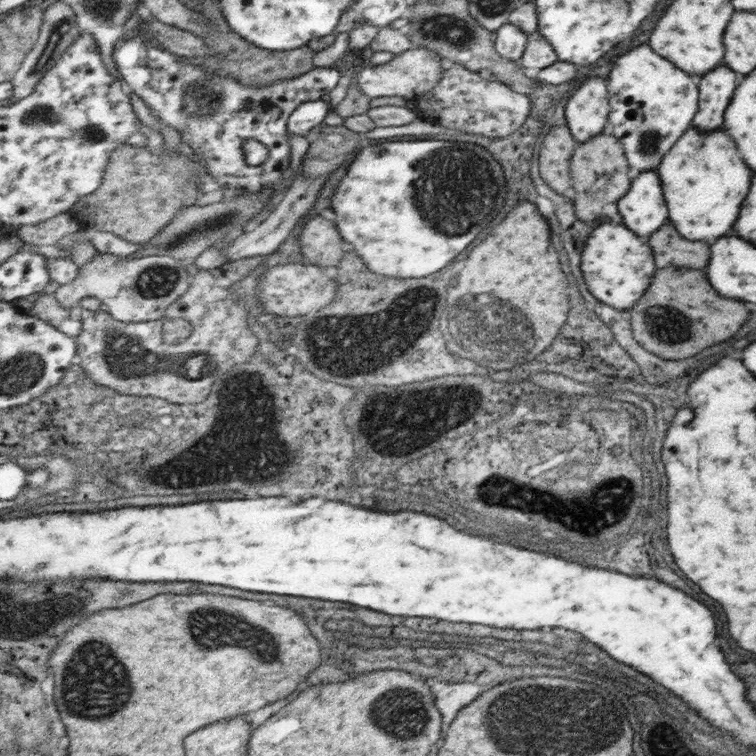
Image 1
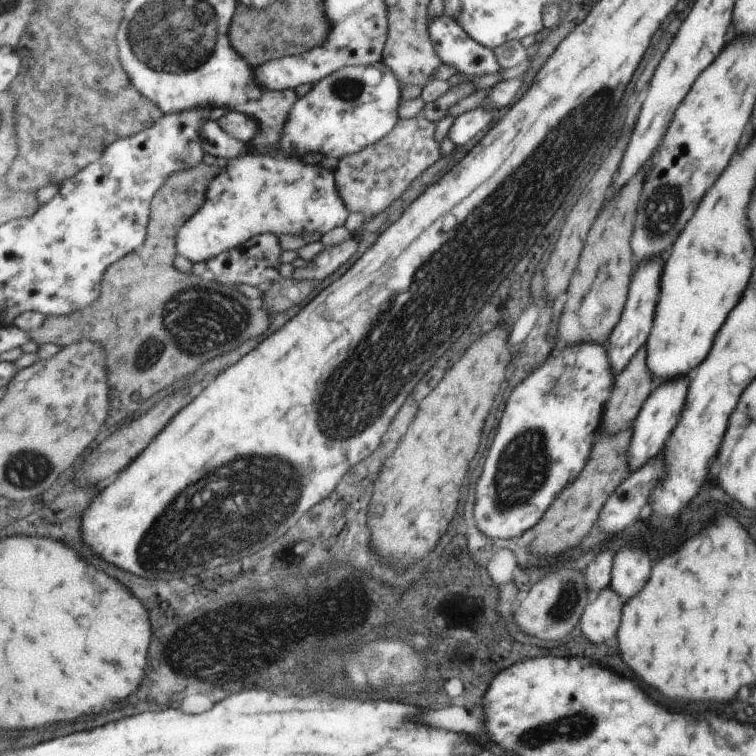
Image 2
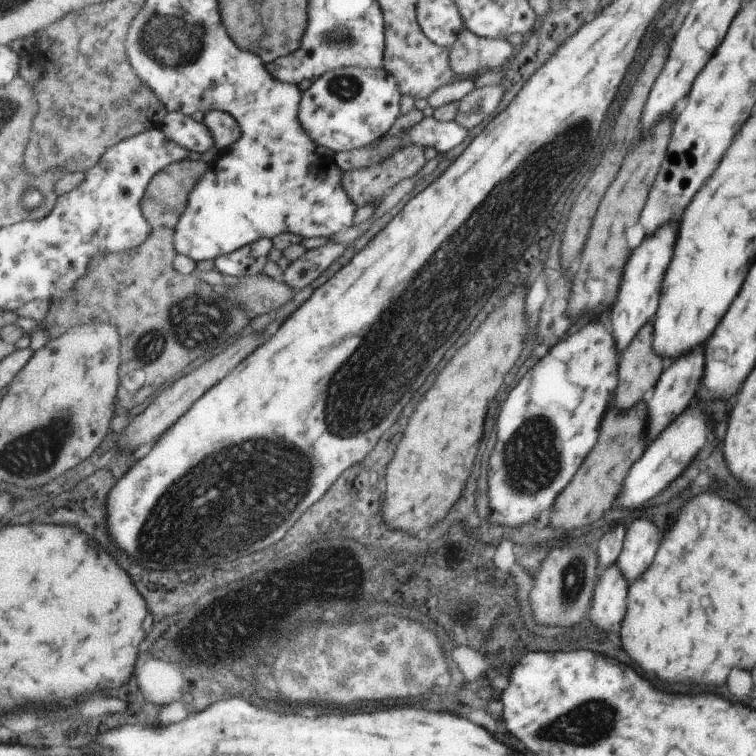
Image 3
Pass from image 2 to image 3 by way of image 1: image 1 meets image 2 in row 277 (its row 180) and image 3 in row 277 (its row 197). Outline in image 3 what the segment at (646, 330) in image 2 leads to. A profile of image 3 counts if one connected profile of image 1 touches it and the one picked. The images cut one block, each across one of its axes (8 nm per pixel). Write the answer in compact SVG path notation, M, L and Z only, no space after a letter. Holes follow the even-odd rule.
M666 224L658 230L656 236L646 238L636 250L634 260L630 260L630 268L626 268L626 280L622 282L622 296L618 296L618 304L610 312L610 320L614 320L614 332L618 332L618 348L626 350L632 338L640 332L640 328L654 316L660 300L660 284L662 276L672 258L672 246L676 240L674 224Z

